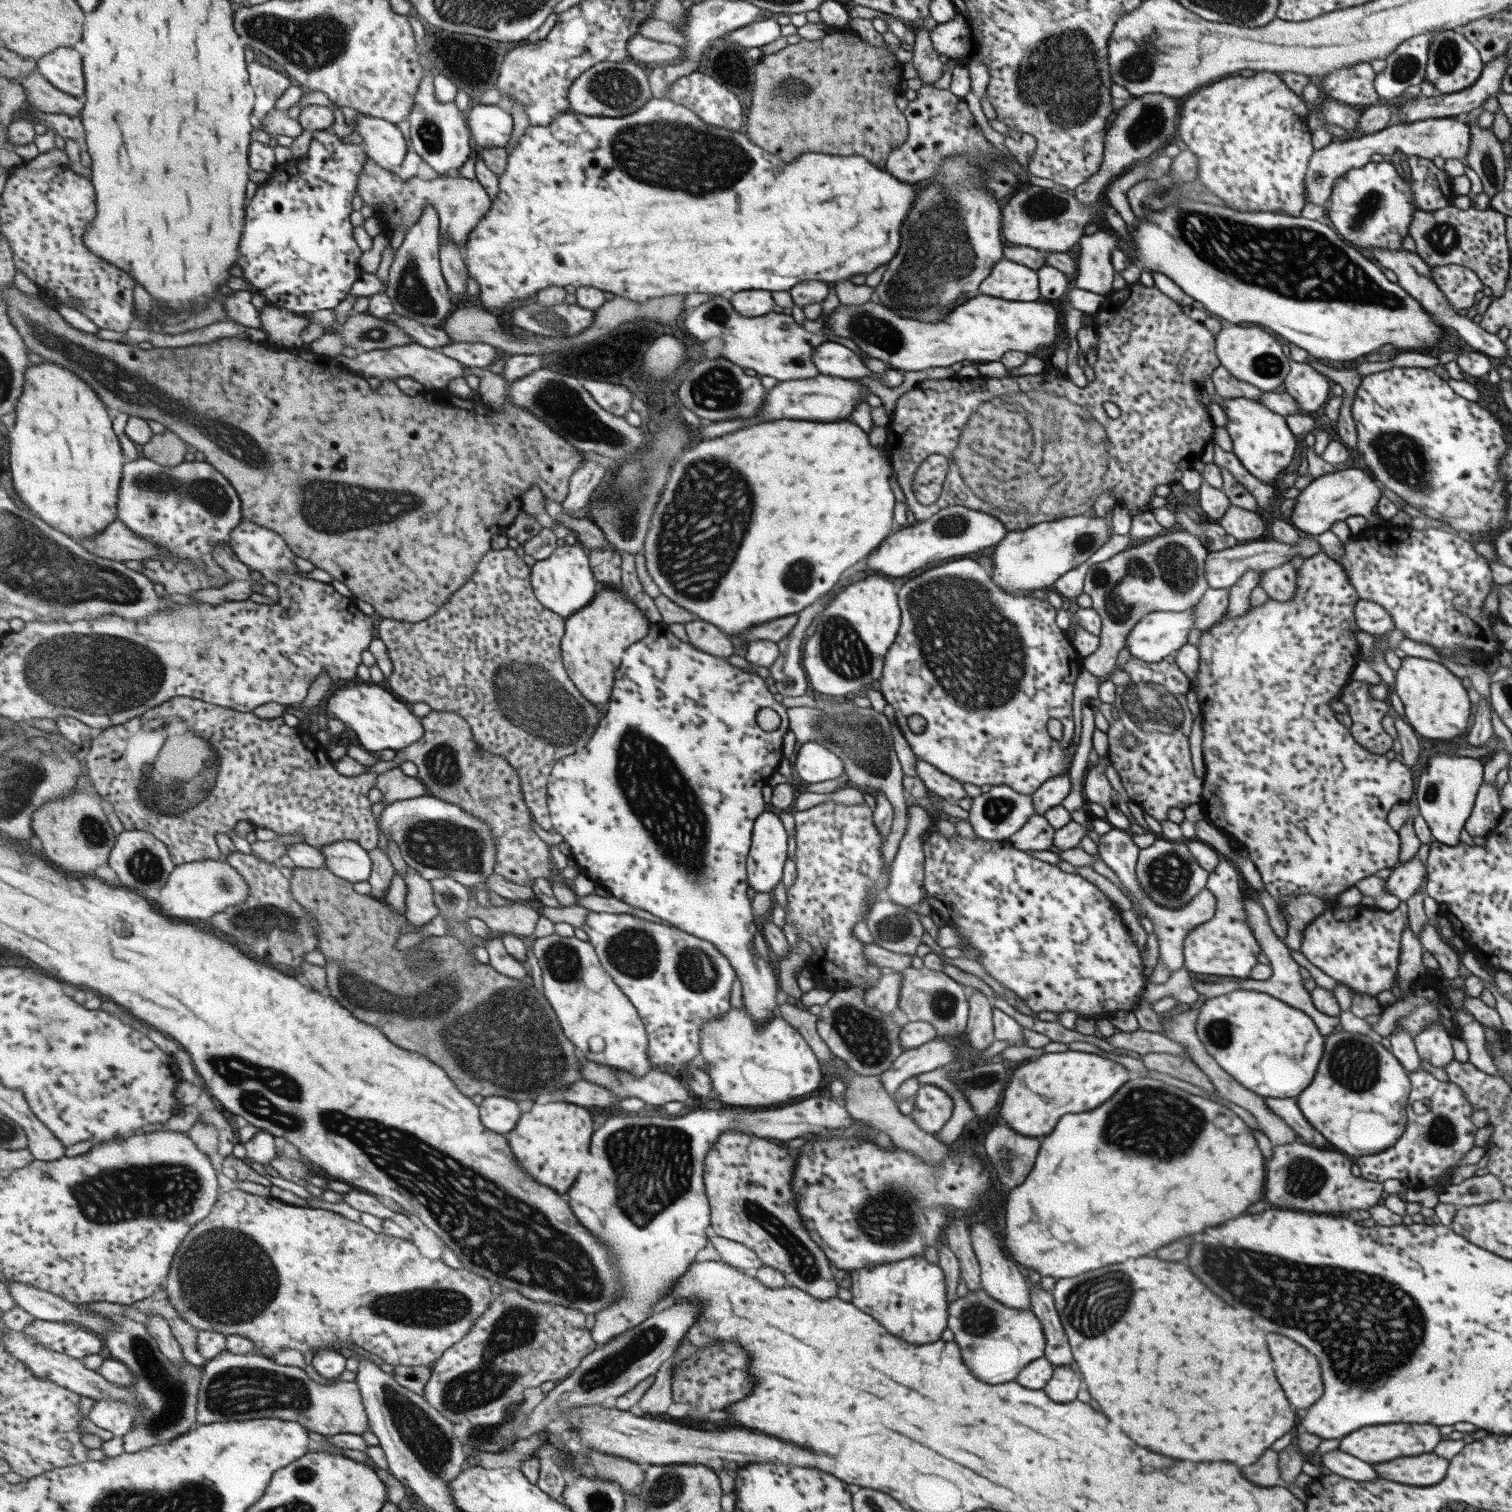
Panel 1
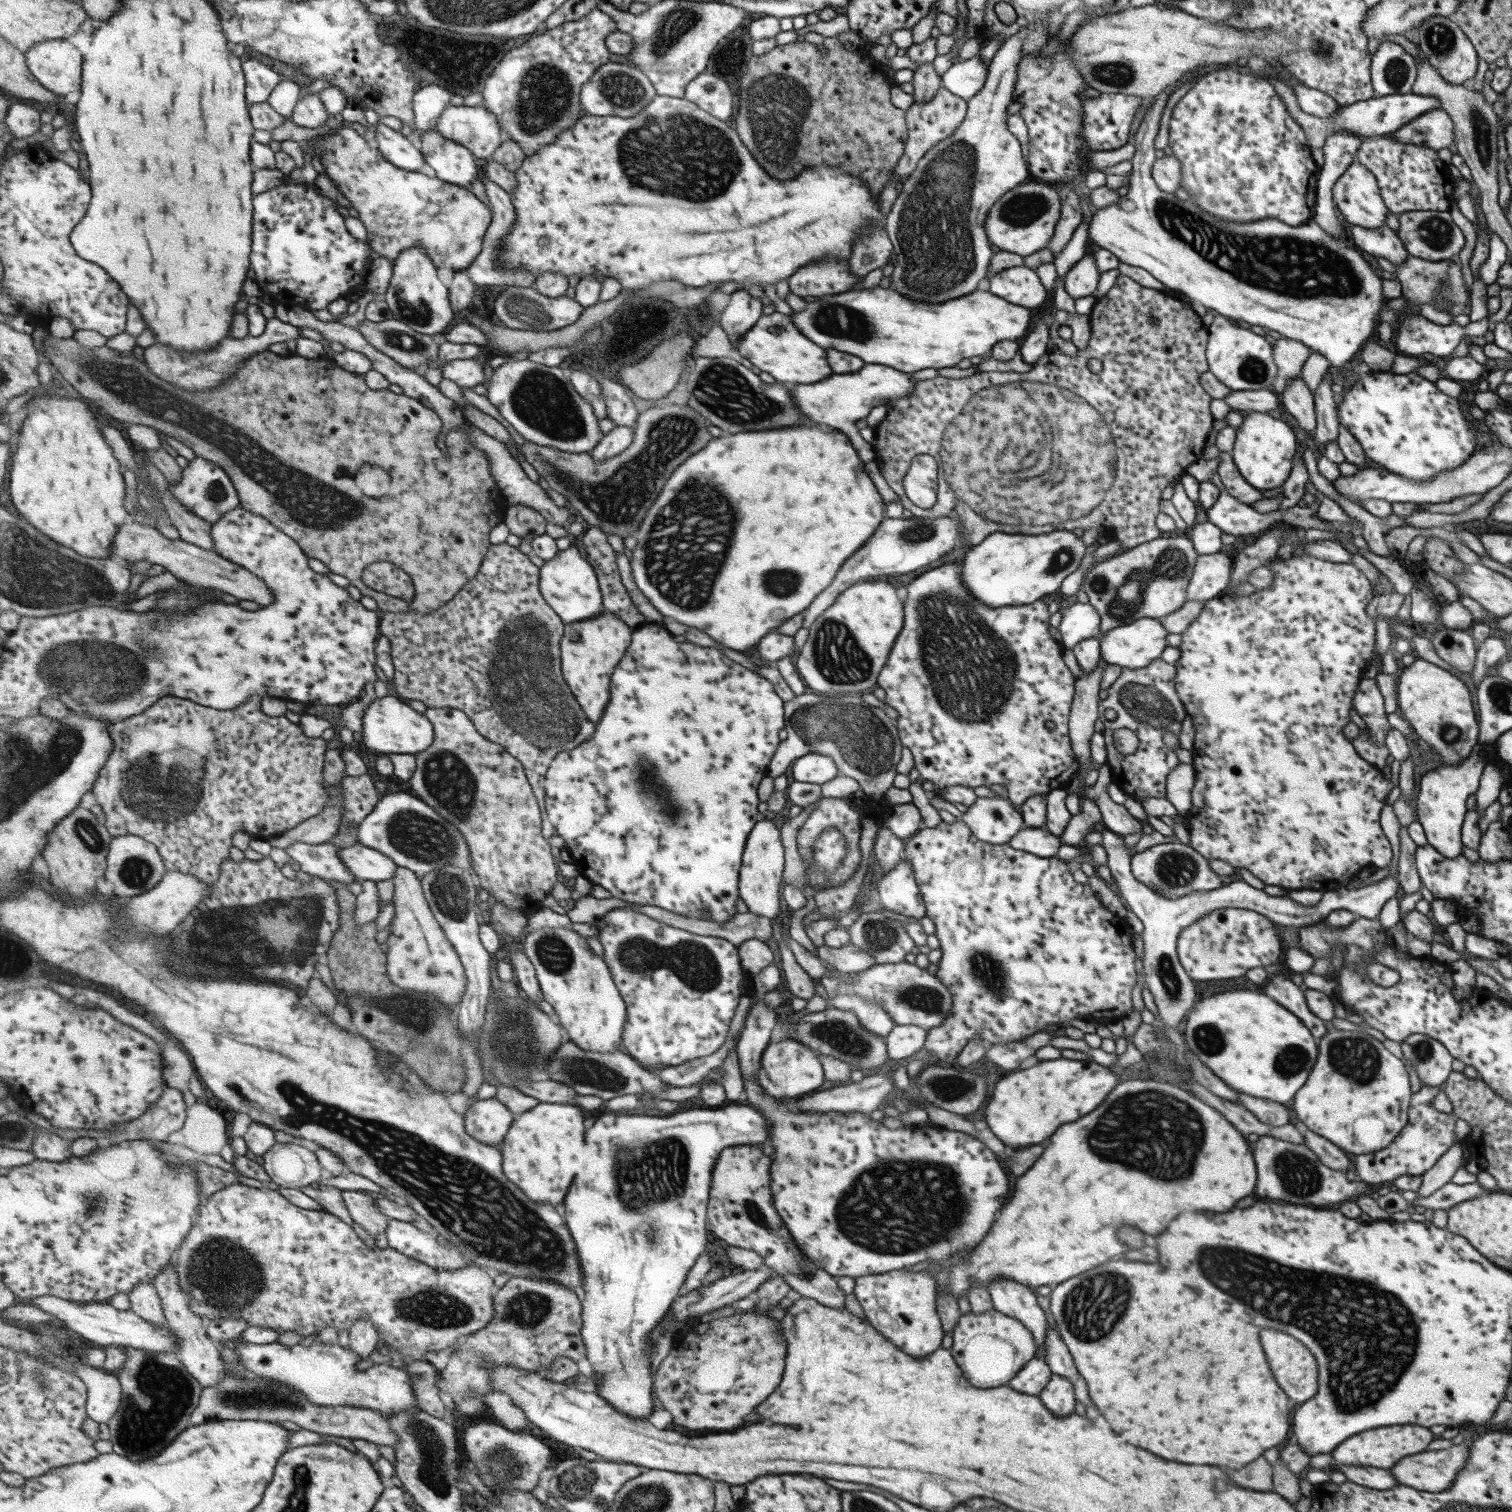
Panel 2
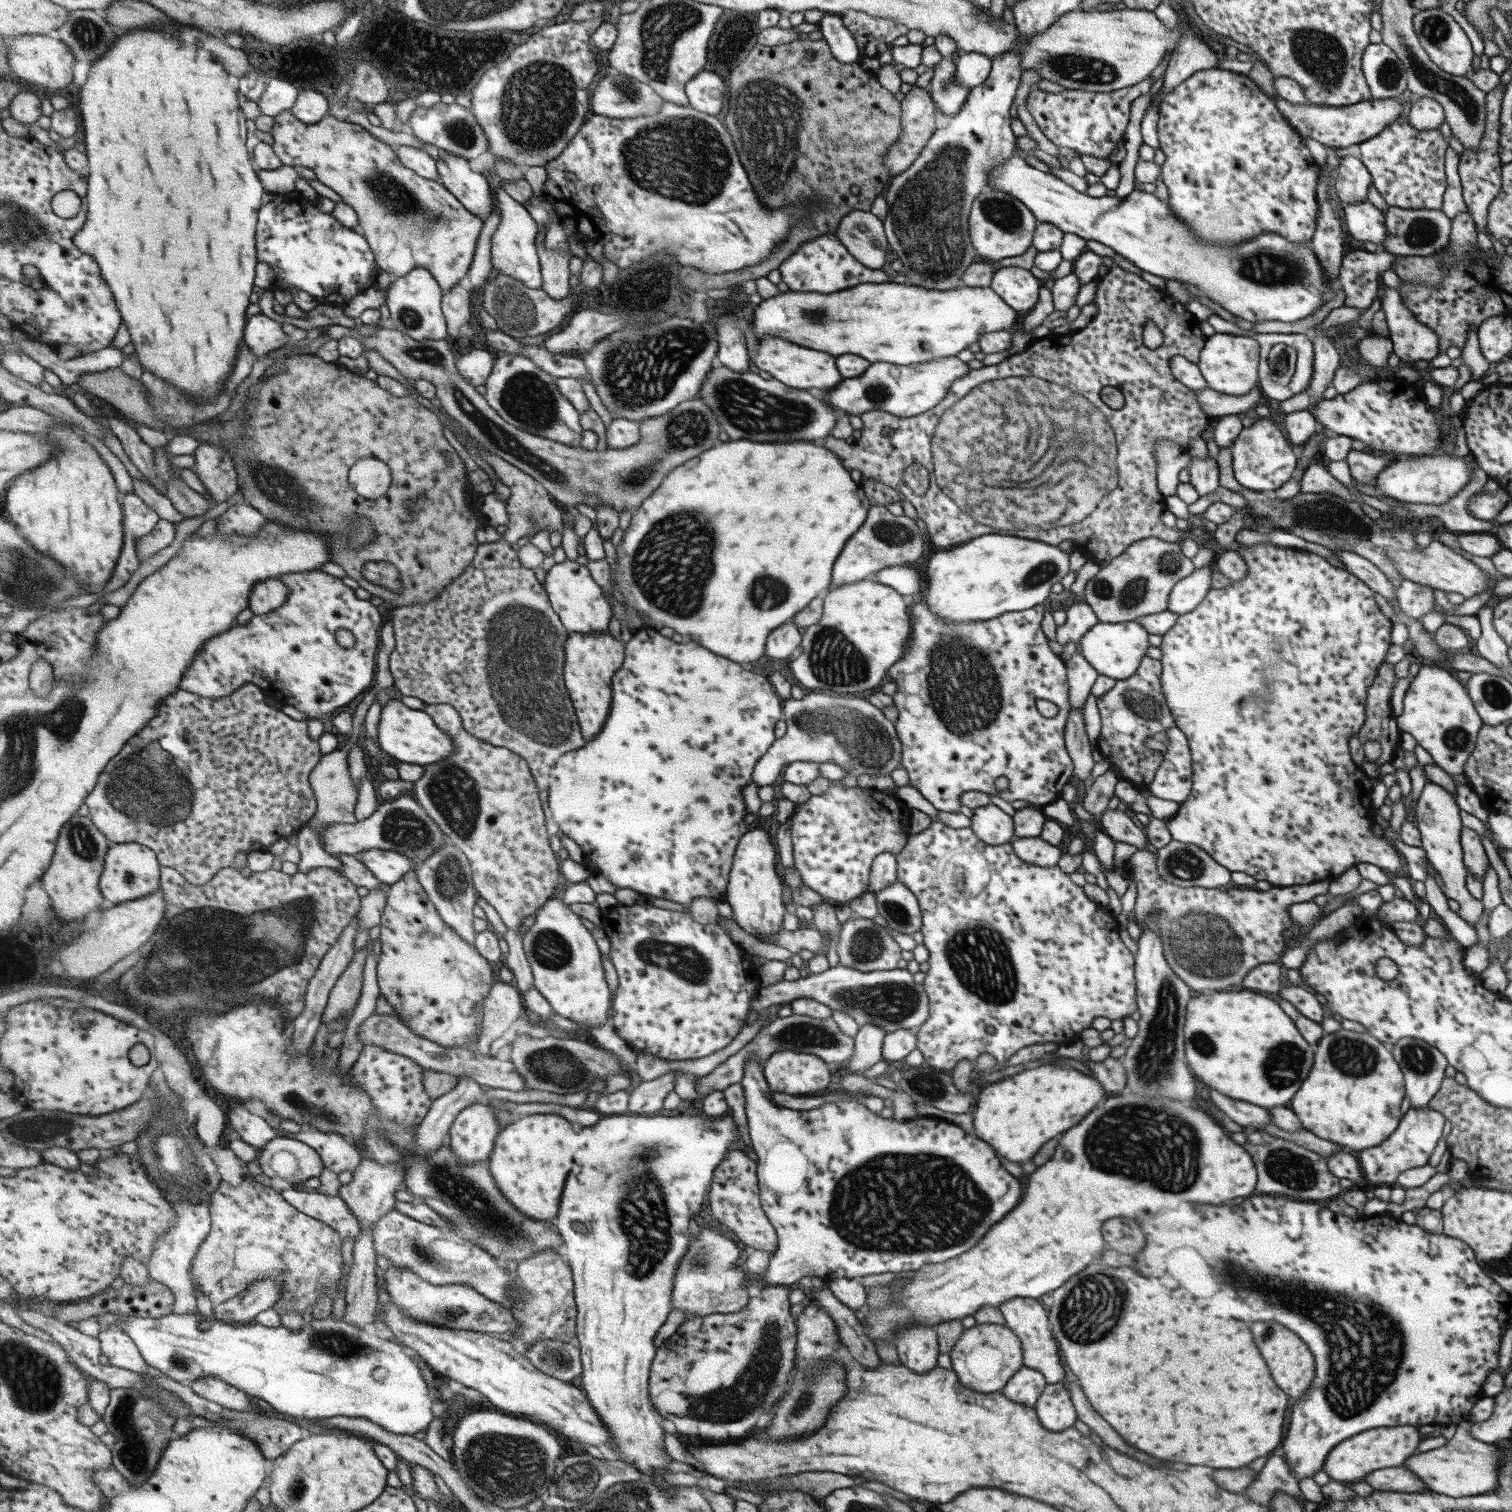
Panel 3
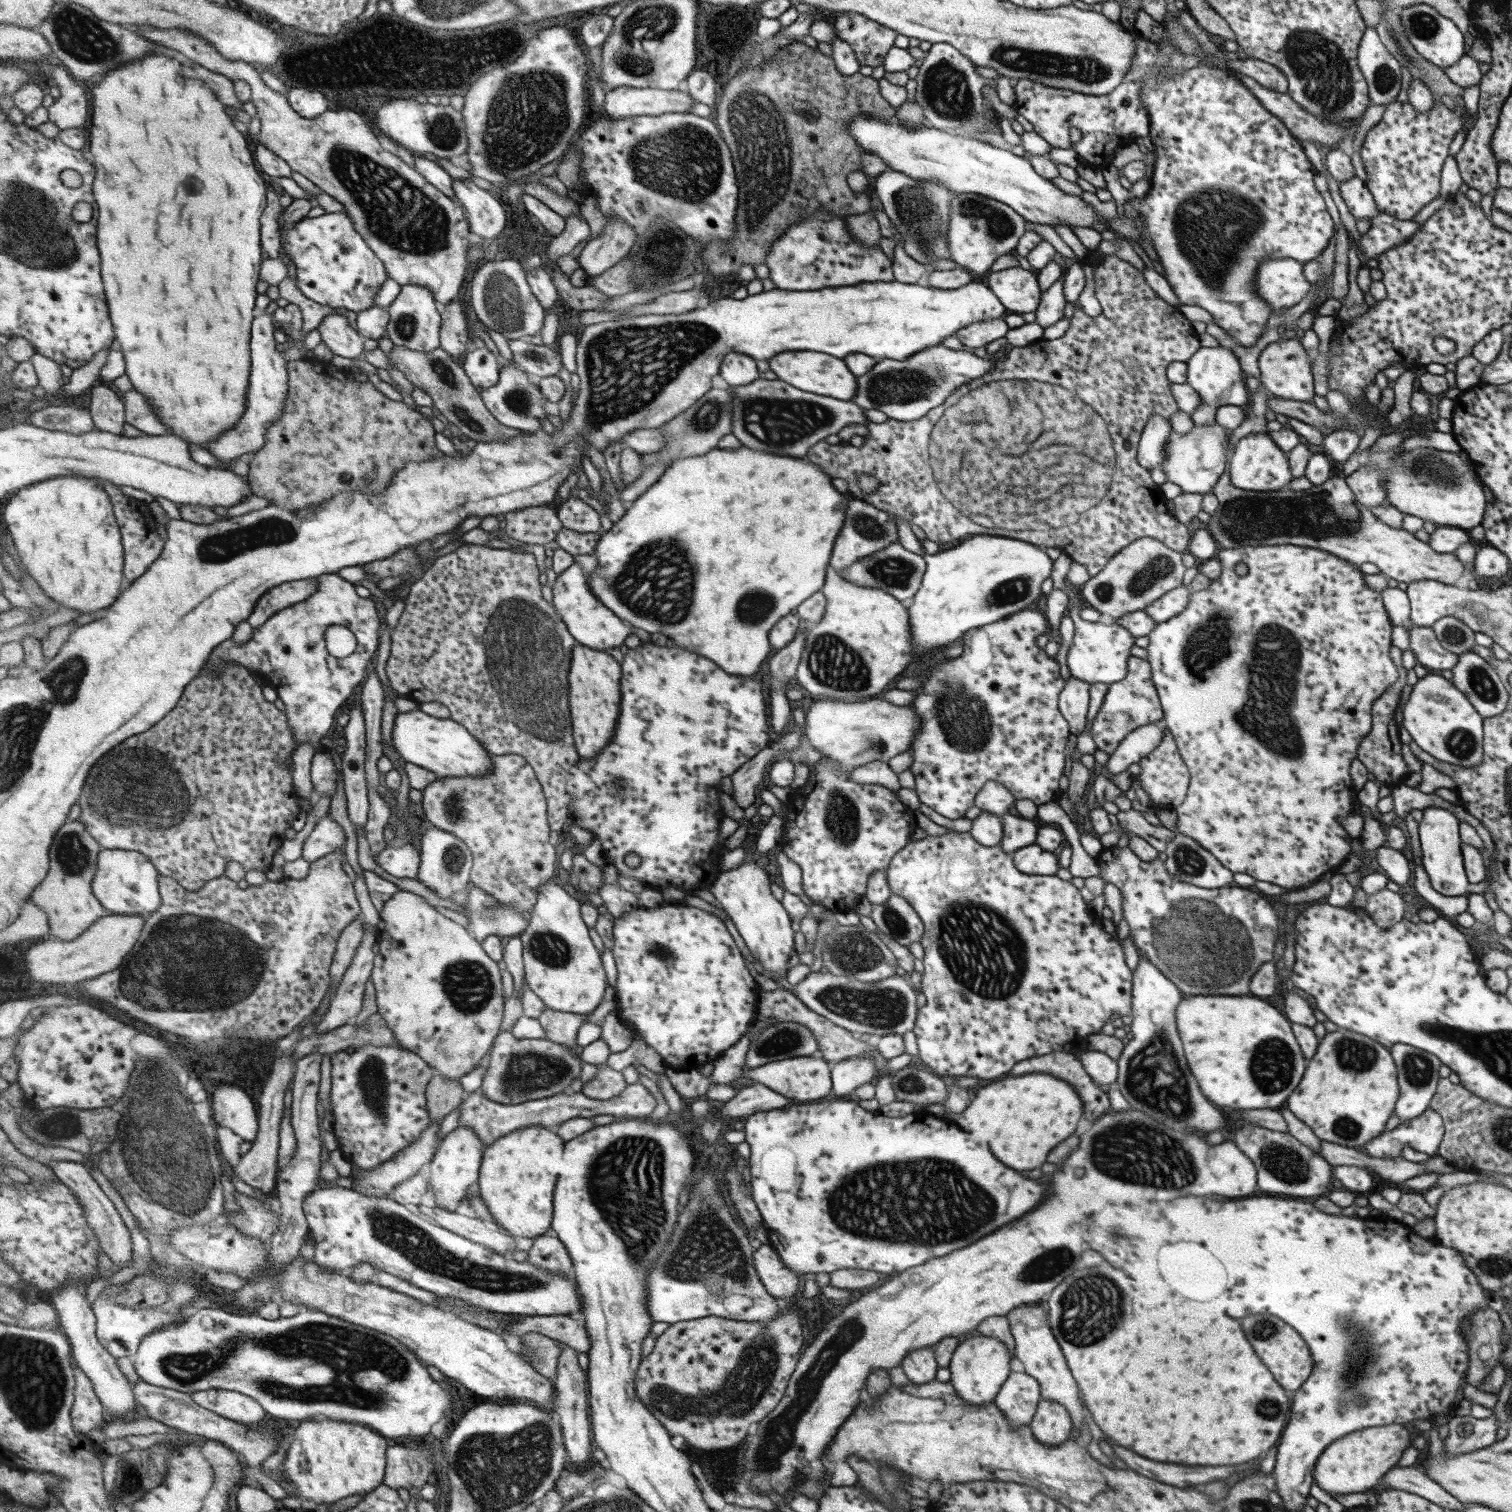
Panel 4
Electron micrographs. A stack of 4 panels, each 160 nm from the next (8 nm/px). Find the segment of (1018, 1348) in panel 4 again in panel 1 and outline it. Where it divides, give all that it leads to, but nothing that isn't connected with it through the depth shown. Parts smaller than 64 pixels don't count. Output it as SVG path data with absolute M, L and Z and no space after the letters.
M973 1222L968 1226L968 1235L978 1262L980 1288L1002 1305L1014 1309L1030 1310L1028 1285L1024 1271L1004 1251L1000 1238L994 1235L989 1227L978 1222Z

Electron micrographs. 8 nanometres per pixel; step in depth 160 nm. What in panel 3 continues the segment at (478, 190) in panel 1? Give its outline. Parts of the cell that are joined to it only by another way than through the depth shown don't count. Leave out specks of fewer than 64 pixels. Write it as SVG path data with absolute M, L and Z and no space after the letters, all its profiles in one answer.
M293 110L285 111L274 118L273 148L284 165L305 166L315 172L318 181L341 196L343 202L359 211L358 229L370 242L380 270L395 277L405 276L414 268L423 267L439 281L444 292L459 284L467 270L474 264L479 238L484 229L484 220L473 214L443 184L423 178L407 168L397 156L393 146L375 138L363 126L327 116L323 121L309 125L295 117Z

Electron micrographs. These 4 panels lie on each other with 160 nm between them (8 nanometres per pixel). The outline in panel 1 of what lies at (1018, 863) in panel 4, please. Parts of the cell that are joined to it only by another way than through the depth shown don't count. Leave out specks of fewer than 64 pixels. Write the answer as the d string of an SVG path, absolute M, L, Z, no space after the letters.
M1031 815L1007 840L1007 845L1014 849L1047 850L1052 845L1054 828L1043 815Z

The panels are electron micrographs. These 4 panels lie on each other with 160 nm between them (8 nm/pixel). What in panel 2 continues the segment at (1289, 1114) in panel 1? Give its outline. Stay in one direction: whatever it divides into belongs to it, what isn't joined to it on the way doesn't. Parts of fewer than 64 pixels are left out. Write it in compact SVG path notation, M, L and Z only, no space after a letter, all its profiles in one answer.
M1301 1123L1297 1124L1297 1128L1302 1132L1304 1144L1306 1147L1315 1153L1315 1156L1325 1165L1327 1168L1343 1171L1352 1168L1352 1156L1349 1156L1344 1150L1337 1148L1332 1142L1329 1142L1326 1138L1313 1134L1306 1129Z

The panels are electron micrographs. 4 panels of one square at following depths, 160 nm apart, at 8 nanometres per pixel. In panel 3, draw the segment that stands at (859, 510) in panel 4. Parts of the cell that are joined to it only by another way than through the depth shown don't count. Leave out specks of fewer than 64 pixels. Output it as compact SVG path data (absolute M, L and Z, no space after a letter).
M871 505L863 525L851 535L845 543L847 546L843 546L839 558L835 560L827 590L867 579L867 574L877 574L887 567L913 564L921 558L923 543L923 536L913 519L903 515L892 516L883 505Z

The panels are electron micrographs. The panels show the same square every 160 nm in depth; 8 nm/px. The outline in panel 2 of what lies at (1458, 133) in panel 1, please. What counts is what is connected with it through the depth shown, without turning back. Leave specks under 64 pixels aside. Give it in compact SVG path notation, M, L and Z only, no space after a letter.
M1431 109L1423 112L1414 120L1387 135L1401 144L1426 146L1431 150L1448 148L1454 143L1451 119L1441 109Z

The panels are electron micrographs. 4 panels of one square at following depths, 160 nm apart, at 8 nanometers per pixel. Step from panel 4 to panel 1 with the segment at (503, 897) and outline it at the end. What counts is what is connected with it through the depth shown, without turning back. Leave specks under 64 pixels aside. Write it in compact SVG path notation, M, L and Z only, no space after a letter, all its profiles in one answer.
M431 710L421 719L426 730L421 740L396 751L397 756L391 762L378 760L369 765L366 772L380 775L403 762L414 762L419 769L417 777L427 785L429 795L465 807L492 826L498 846L495 873L507 881L529 887L535 878L557 878L558 874L551 874L550 844L541 840L533 830L534 816L525 801L518 772L511 763L484 750L476 742L472 726L460 714Z

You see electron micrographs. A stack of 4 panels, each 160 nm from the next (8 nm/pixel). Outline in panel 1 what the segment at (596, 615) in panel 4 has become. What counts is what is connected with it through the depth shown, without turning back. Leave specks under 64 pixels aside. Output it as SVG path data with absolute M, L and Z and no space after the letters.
M564 545L546 560L537 561L532 566L535 595L547 608L568 619L579 612L597 596L597 580L590 563L590 554L579 546Z

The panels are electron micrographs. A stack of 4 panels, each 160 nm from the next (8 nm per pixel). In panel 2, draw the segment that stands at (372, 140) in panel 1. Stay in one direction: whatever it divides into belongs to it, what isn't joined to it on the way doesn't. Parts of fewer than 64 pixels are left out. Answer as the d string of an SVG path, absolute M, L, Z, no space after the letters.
M378 124L372 137L376 139L378 151L403 170L417 171L426 162L417 143L385 124Z

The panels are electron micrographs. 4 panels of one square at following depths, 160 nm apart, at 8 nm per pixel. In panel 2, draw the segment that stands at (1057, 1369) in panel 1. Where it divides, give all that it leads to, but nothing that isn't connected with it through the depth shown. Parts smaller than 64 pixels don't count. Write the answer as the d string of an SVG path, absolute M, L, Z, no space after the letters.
M1051 1373L1047 1384L1038 1394L1043 1406L1056 1417L1064 1417L1071 1414L1075 1408L1073 1385L1062 1376Z

